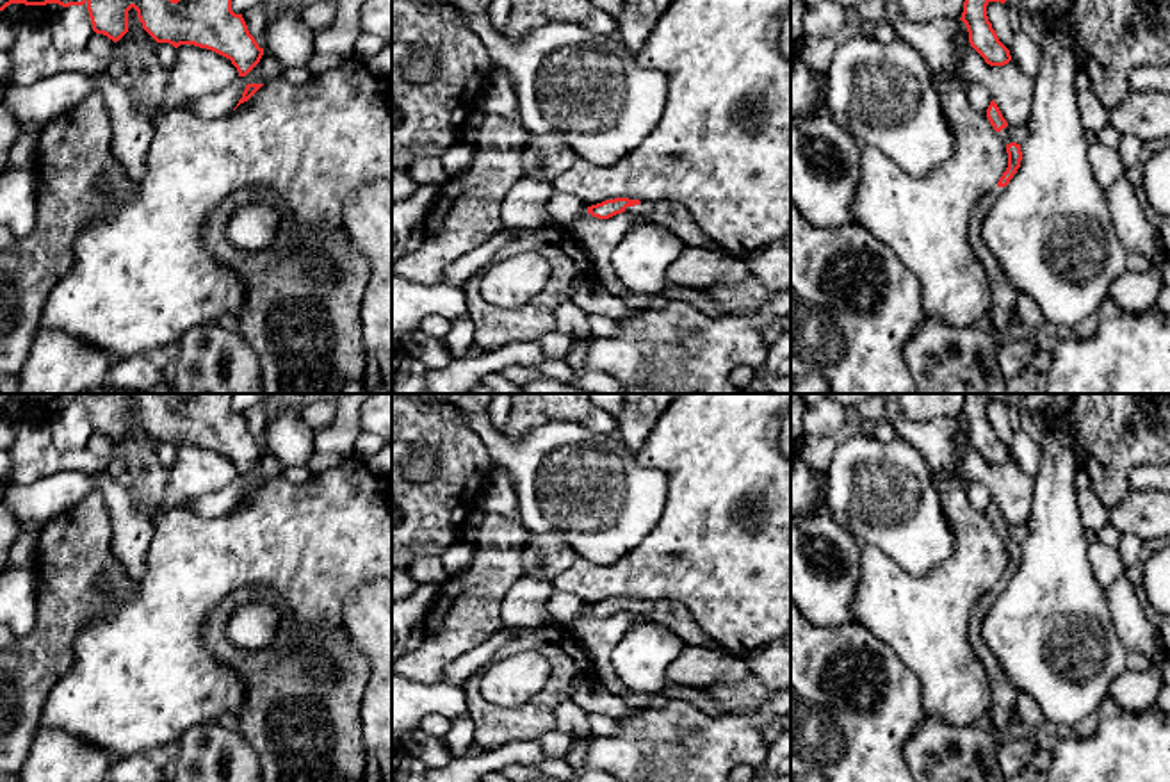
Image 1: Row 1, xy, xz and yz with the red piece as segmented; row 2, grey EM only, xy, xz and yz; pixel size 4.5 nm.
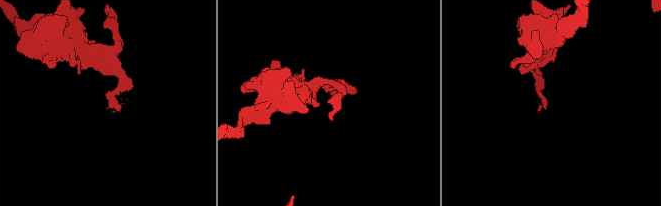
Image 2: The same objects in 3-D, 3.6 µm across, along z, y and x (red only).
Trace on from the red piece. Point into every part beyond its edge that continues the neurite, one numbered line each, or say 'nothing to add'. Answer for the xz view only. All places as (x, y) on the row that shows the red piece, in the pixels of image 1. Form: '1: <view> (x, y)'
1: xz (675, 218)

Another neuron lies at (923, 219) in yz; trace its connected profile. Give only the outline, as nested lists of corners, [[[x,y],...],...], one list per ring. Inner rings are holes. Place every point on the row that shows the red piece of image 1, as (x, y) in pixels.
[[[963,86],[940,93],[940,107],[953,134],[953,157],[926,176],[910,176],[880,150],[858,144],[862,176],[851,208],[857,224],[887,244],[917,278],[922,315],[965,328],[990,312],[992,303],[988,276],[969,244],[969,217],[1006,171],[1008,153],[987,114],[972,109]]]

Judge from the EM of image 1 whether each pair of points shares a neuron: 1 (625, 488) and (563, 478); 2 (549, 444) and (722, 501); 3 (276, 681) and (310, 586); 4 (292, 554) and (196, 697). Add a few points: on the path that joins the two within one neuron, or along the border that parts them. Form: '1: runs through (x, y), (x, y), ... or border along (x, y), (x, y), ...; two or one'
1: runs through (609, 488), (579, 485); one
2: border along (636, 455), (666, 476), (656, 524); two
3: border along (289, 606), (294, 627), (287, 649), (300, 659); two
4: runs through (246, 554), (189, 611), (189, 651); one

